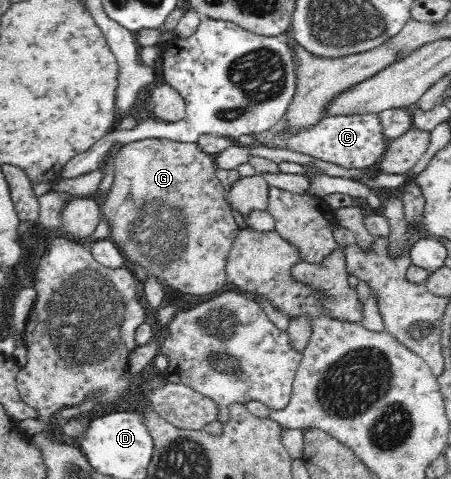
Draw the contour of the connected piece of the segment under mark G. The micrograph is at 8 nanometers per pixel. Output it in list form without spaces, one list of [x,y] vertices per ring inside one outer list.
[[[147,138],[122,144],[113,161],[113,185],[101,205],[101,212],[111,231],[108,239],[117,245],[129,267],[139,265],[161,283],[187,294],[217,294],[228,289],[226,264],[239,225],[233,218],[231,206],[225,200],[227,194],[215,174],[214,155],[205,153],[198,142],[154,141]]]

